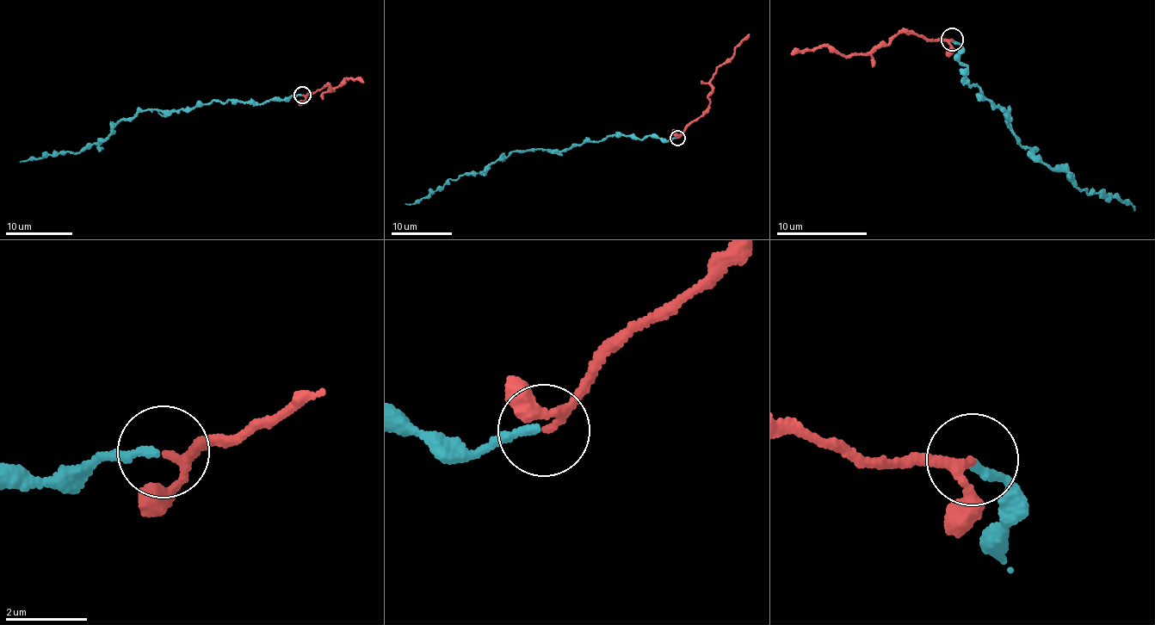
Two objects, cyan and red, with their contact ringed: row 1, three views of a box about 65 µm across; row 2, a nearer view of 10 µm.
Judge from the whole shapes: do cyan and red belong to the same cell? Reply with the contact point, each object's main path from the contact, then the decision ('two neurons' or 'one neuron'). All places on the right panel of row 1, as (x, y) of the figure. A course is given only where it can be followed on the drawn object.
place (952, 40); course cyan (953, 40), (968, 69), (965, 82), (1005, 110), (1022, 144), (1086, 191), (1134, 210); course red (953, 40), (930, 40), (901, 33), (862, 53), (814, 47), (791, 53); two neurons

